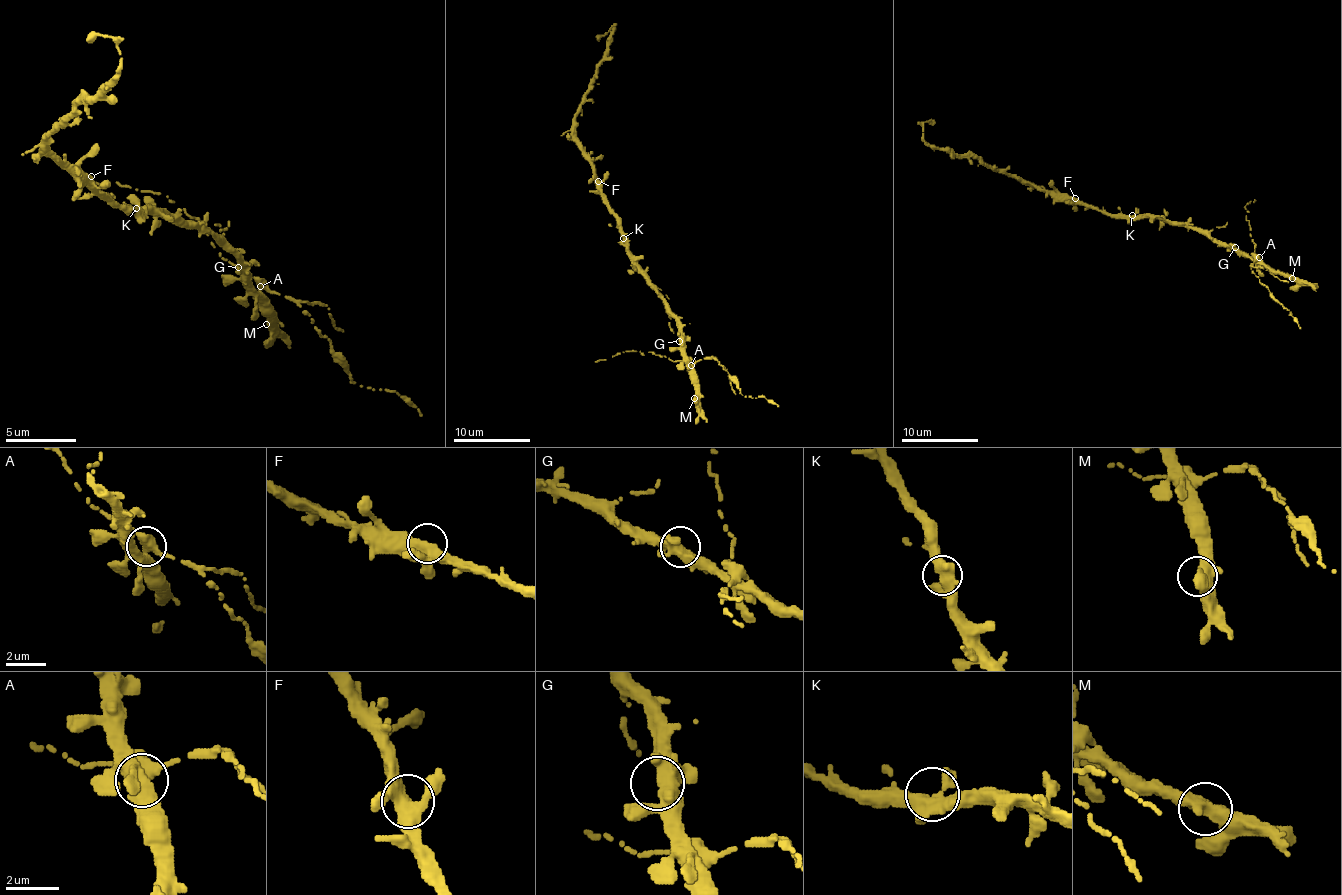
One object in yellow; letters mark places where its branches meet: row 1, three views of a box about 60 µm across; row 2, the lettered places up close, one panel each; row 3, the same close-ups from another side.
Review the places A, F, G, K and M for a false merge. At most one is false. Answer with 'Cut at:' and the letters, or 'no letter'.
Cut at: A

